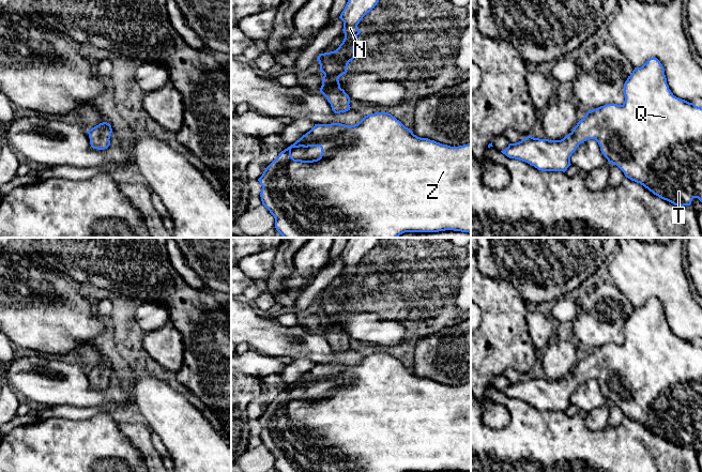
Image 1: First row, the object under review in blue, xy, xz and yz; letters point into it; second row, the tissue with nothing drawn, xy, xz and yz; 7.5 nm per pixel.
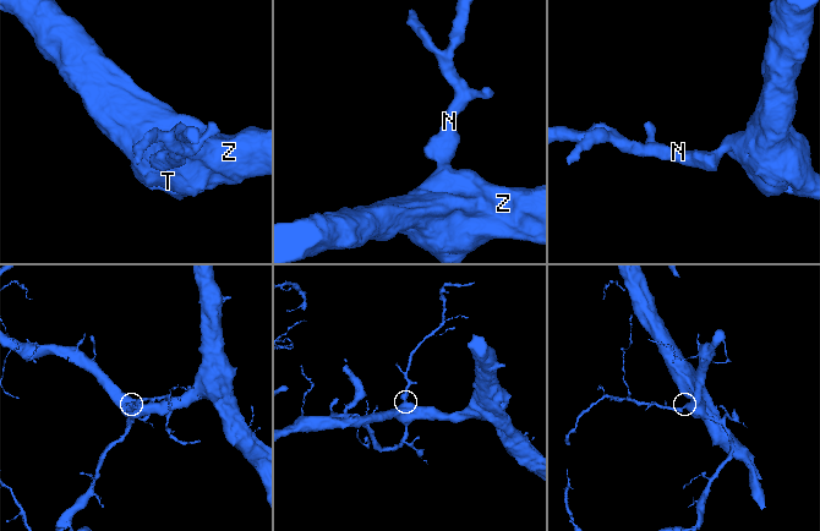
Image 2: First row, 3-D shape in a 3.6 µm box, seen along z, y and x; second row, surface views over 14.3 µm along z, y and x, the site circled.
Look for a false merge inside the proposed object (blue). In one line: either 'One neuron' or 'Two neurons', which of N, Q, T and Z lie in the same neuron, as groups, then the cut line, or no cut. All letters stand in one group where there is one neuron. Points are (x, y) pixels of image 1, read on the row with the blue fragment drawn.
One neuron. Groups: N Q T Z. No split

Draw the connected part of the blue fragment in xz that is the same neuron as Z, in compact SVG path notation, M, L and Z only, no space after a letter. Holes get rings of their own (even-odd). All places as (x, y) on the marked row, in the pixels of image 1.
M375 112L365 116L357 124L354 125L345 125L340 123L331 123L331 124L315 124L315 126L303 135L299 140L296 140L293 144L281 151L278 156L265 168L262 176L258 179L260 182L262 189L260 193L262 204L270 211L270 213L275 218L275 228L284 238L398 238L400 234L405 232L439 232L445 230L454 230L461 232L471 233L471 143L459 146L459 147L451 147L447 144L442 144L434 140L430 140L428 138L421 138L413 134L413 132L406 127L399 120L393 117L388 112ZM308 147L320 147L321 155L317 159L312 161L302 161L294 159L291 156L292 148L308 148Z

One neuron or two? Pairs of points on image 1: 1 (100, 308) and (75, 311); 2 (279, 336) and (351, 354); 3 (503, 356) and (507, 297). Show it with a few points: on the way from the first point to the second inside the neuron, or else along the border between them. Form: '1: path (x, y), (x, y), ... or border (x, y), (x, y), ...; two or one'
1: border (93, 301), (94, 311), (105, 319); two
2: path (298, 345), (314, 346), (323, 354), (333, 356); one
3: path (503, 341), (504, 311); one

